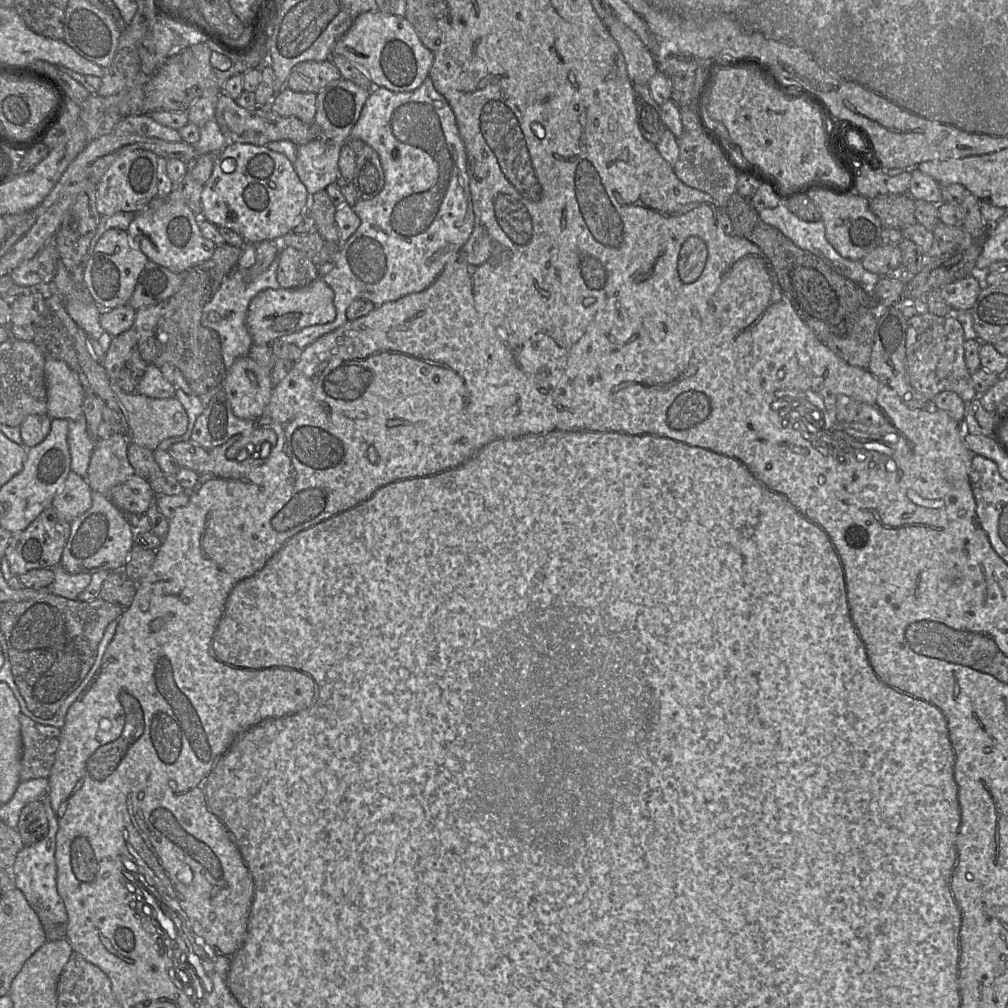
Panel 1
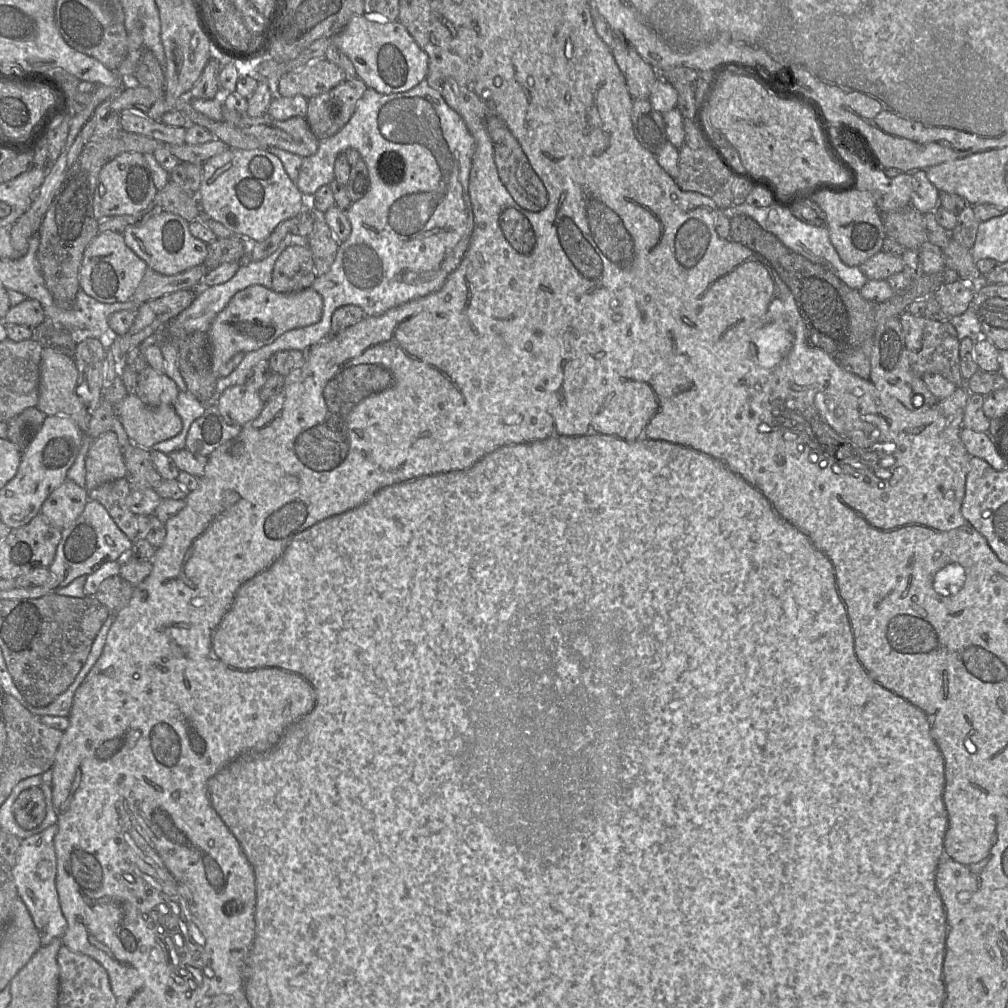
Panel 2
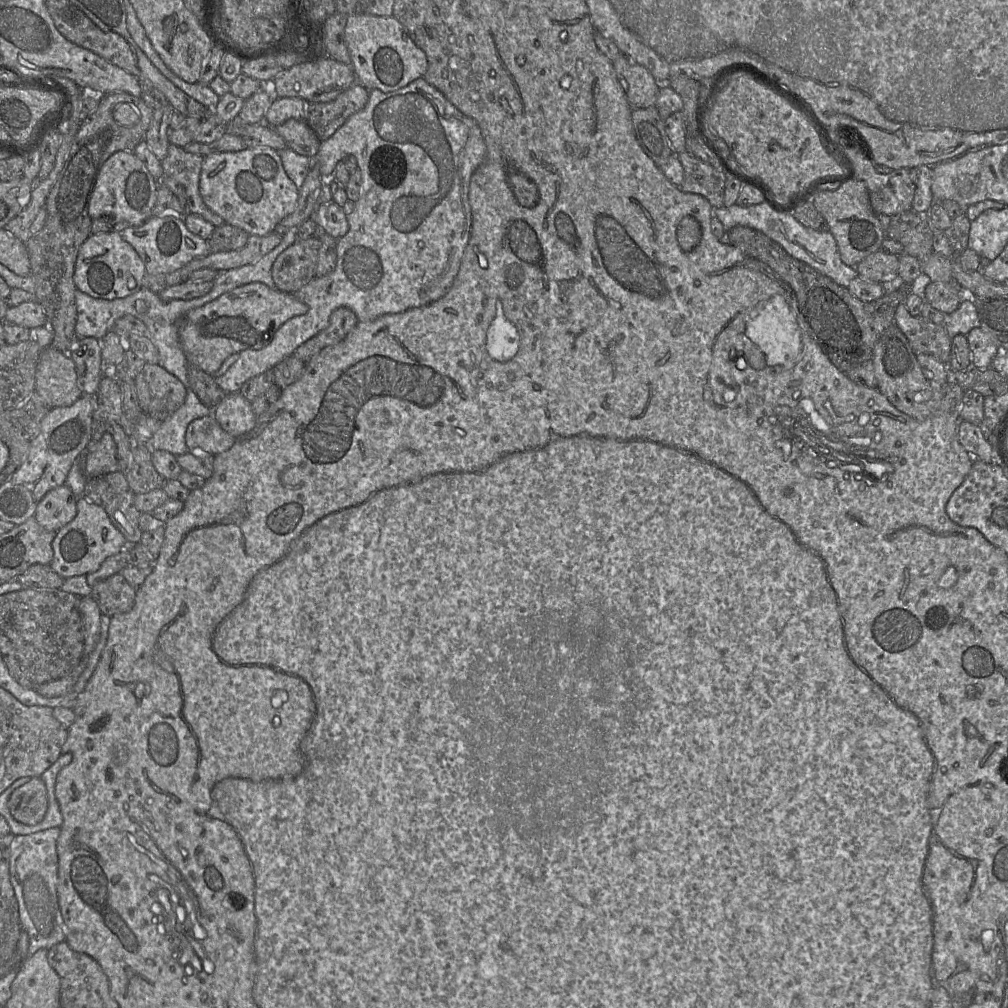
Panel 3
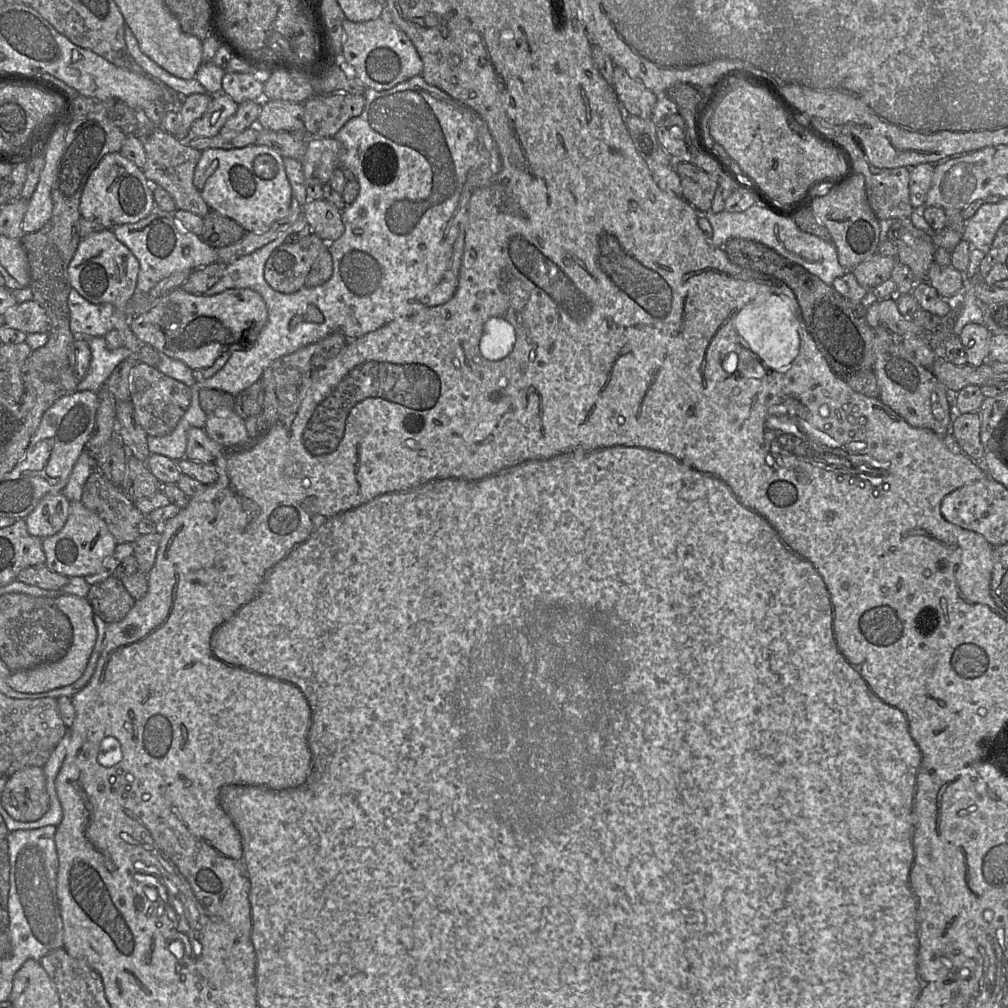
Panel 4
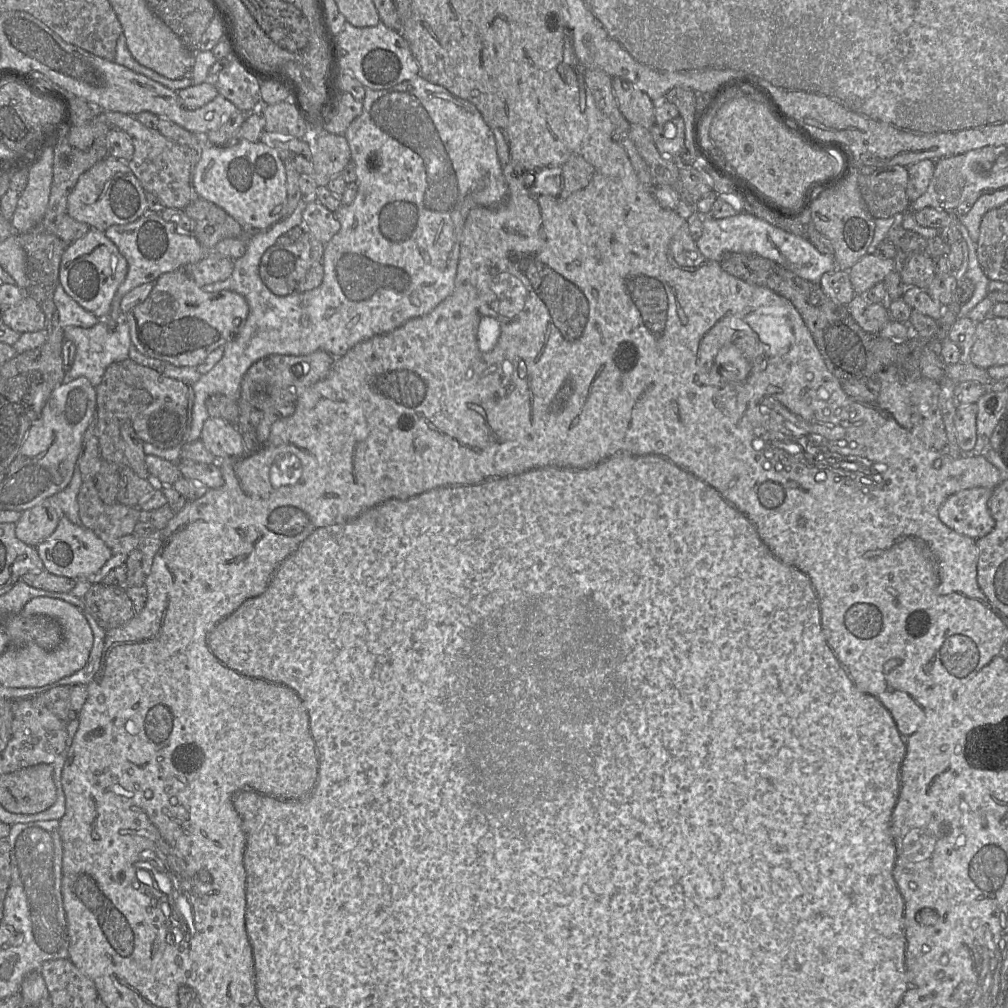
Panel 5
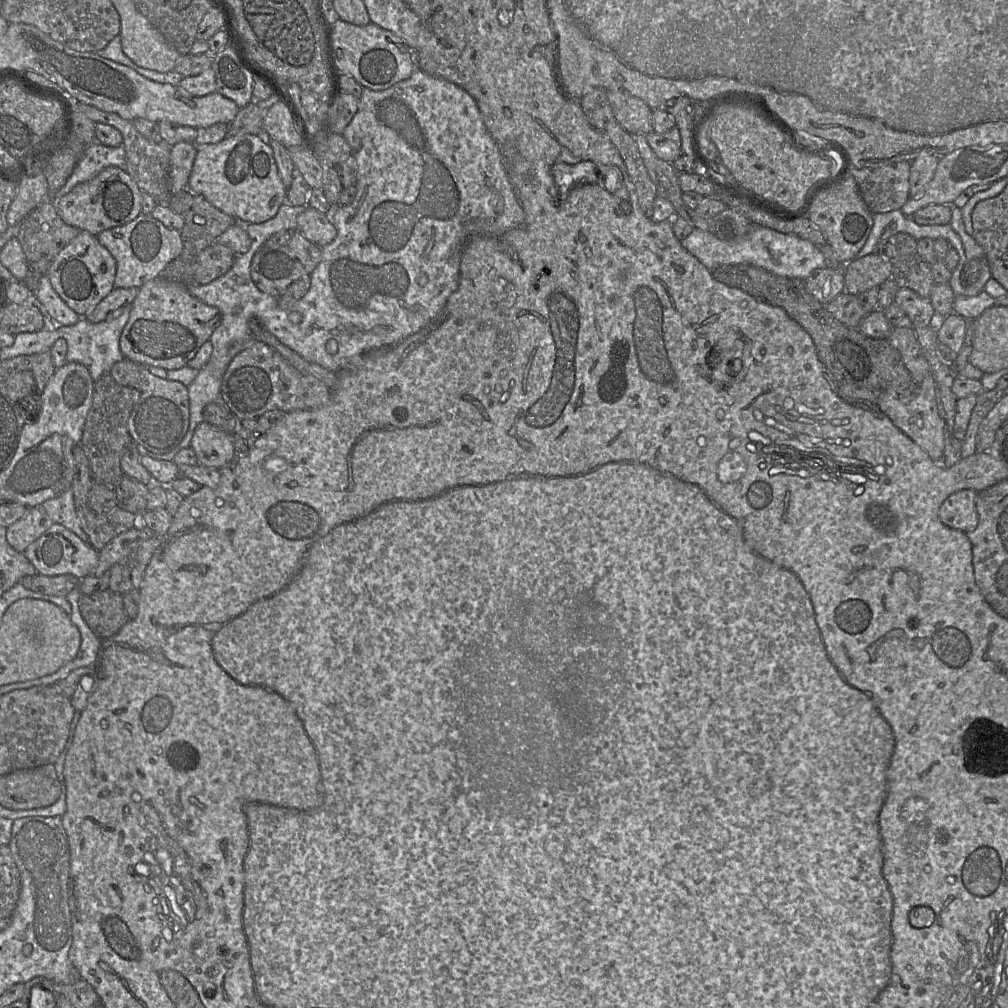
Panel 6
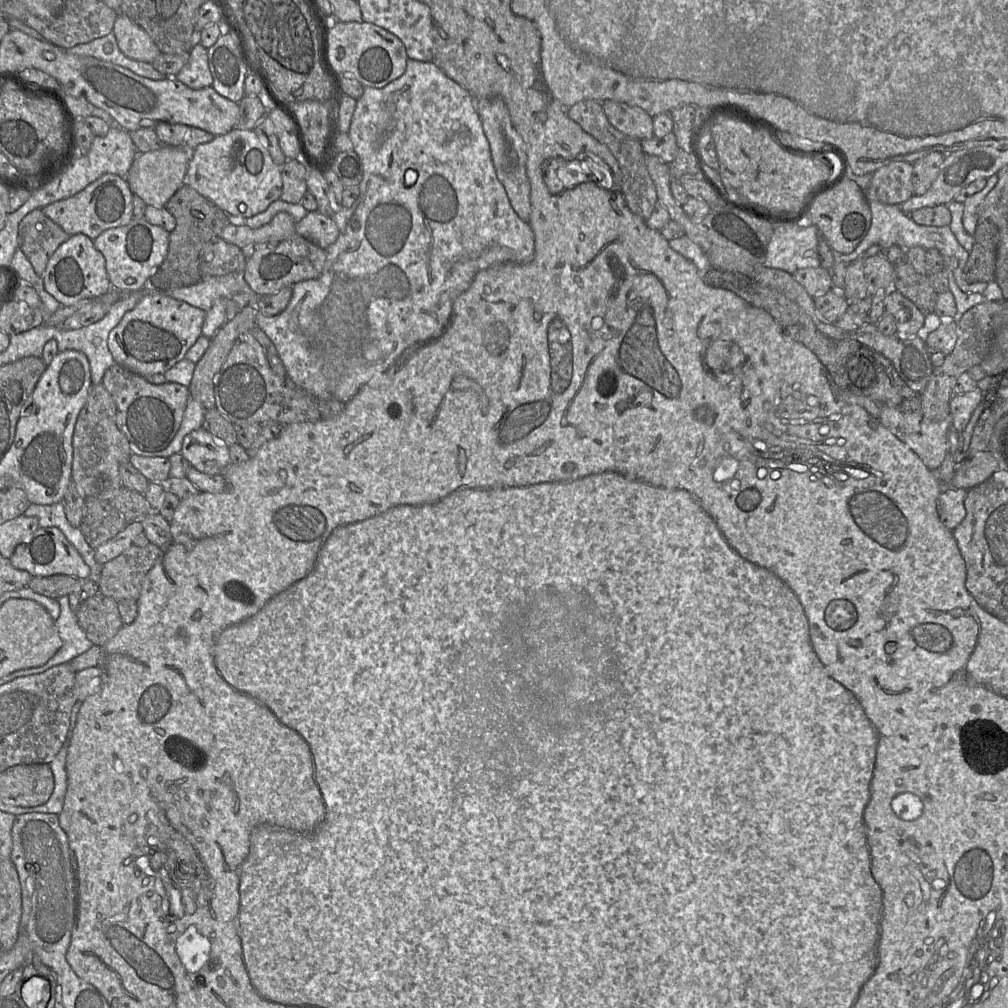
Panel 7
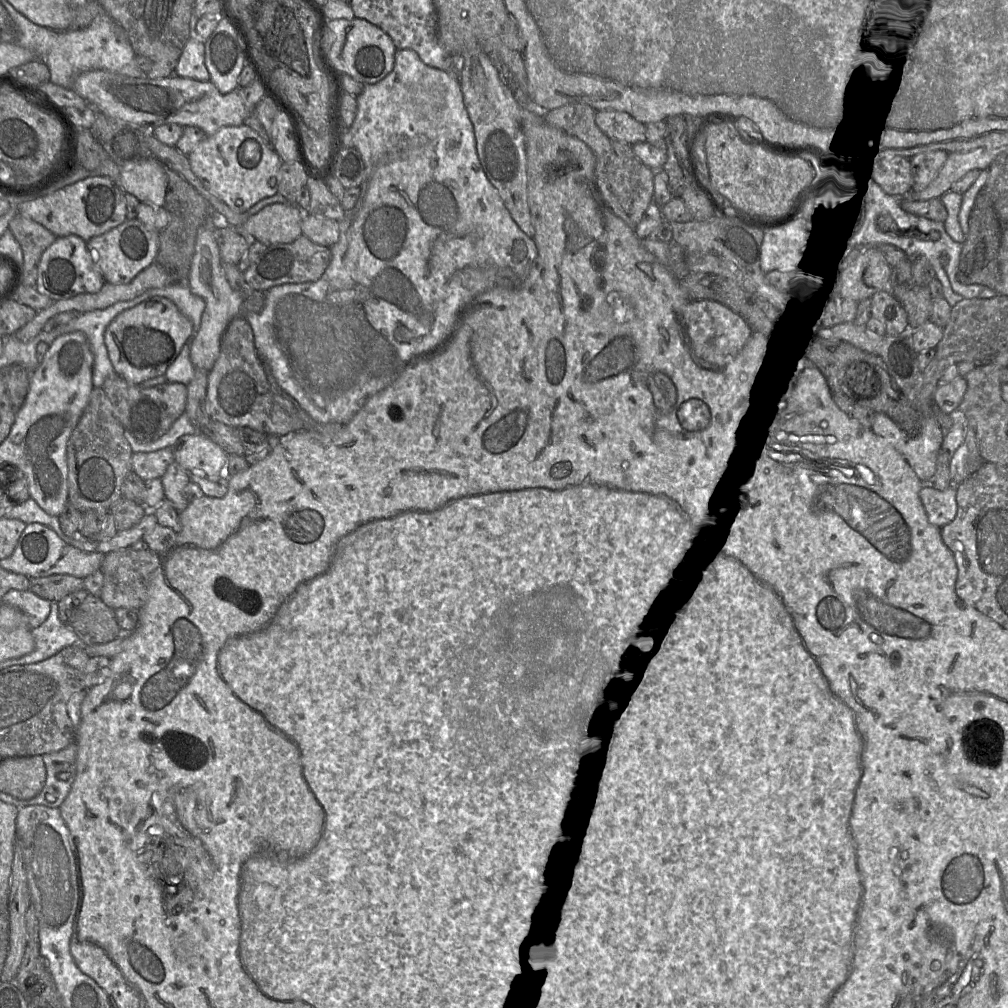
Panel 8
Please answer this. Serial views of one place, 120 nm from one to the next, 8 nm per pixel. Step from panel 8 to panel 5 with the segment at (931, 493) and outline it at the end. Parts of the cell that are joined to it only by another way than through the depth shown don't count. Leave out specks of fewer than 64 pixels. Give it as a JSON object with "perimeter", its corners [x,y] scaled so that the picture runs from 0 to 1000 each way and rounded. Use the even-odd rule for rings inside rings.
{"perimeter":[[[959,484],[940,492],[932,504],[932,515],[942,525],[969,536],[982,529],[987,517],[980,497],[985,484]]]}

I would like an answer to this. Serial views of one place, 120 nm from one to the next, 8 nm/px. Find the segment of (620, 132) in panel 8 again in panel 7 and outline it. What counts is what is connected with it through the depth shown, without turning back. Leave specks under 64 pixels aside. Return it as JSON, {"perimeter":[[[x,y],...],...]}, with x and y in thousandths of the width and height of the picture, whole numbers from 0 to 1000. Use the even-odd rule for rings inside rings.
{"perimeter":[[[601,99],[597,108],[605,123],[624,136],[638,139],[648,134],[648,116],[632,105]]]}

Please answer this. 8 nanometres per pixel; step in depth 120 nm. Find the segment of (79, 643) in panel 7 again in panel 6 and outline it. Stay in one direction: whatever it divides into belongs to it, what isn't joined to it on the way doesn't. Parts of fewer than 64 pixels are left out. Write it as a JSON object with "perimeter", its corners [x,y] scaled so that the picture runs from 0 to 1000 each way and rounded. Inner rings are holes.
{"perimeter":[[[74,582],[64,592],[71,602],[69,614],[80,629],[80,639],[76,651],[53,669],[33,675],[11,678],[17,679],[16,685],[28,684],[34,681],[55,680],[55,678],[65,674],[72,665],[84,661],[94,661],[95,667],[95,657],[101,635],[94,630],[80,611],[78,605],[80,589],[78,583]]]}

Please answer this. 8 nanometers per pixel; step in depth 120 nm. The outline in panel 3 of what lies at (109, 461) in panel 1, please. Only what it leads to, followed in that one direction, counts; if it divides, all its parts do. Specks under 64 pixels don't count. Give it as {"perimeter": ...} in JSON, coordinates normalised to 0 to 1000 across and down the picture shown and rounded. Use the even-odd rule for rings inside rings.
{"perimeter":[[[105,429],[93,445],[85,447],[84,472],[88,475],[116,467],[115,441],[111,432]]]}

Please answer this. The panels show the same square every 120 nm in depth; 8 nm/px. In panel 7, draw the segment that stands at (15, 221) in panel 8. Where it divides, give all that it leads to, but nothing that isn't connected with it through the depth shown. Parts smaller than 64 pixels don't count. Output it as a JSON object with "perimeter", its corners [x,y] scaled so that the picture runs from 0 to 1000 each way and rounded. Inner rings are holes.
{"perimeter":[[[41,206],[29,210],[18,223],[18,246],[39,274],[42,274],[55,248],[68,235]]]}

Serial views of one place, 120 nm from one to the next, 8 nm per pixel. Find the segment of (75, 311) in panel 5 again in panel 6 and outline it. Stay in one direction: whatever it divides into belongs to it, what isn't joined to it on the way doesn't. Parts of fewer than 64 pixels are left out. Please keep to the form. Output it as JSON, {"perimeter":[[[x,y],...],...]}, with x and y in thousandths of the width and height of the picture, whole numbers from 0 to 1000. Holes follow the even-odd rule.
{"perimeter":[[[47,273],[41,275],[36,290],[32,292],[56,322],[73,322],[81,315],[59,295]]]}

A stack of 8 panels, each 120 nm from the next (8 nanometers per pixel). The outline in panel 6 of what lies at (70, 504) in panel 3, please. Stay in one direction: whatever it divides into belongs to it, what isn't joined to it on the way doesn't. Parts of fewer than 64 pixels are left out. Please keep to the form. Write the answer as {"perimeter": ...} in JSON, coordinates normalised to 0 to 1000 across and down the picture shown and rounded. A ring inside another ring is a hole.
{"perimeter":[[[39,502],[29,503],[25,510],[6,524],[7,538],[18,548],[23,548],[28,541],[51,523],[53,517]]]}

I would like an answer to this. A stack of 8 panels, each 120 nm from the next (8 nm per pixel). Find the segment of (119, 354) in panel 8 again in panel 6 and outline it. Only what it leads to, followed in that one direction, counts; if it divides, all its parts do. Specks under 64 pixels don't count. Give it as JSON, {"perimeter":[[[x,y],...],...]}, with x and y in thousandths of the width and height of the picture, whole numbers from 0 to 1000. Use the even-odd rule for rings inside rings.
{"perimeter":[[[155,276],[138,287],[119,333],[119,347],[123,355],[142,363],[178,366],[186,363],[198,344],[208,338],[219,318],[219,310],[190,294],[186,285]]]}

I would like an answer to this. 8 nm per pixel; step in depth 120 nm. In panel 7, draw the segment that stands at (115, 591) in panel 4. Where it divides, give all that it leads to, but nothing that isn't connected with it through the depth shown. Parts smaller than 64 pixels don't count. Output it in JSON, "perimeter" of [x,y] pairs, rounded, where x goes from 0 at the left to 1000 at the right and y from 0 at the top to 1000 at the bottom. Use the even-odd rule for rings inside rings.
{"perimeter":[[[99,585],[93,591],[83,596],[74,606],[74,611],[85,632],[93,640],[100,642],[110,635],[123,620],[118,608],[117,596],[111,592],[104,591]]]}

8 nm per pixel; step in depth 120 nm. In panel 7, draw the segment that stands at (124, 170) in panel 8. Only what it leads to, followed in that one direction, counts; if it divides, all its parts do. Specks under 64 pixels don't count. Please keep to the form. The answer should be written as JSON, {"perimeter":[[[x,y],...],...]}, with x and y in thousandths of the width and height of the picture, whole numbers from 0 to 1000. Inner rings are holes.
{"perimeter":[[[163,145],[146,152],[137,152],[131,161],[125,180],[132,191],[139,195],[145,203],[164,206],[171,193],[184,183],[184,175],[189,151],[179,145]]]}

